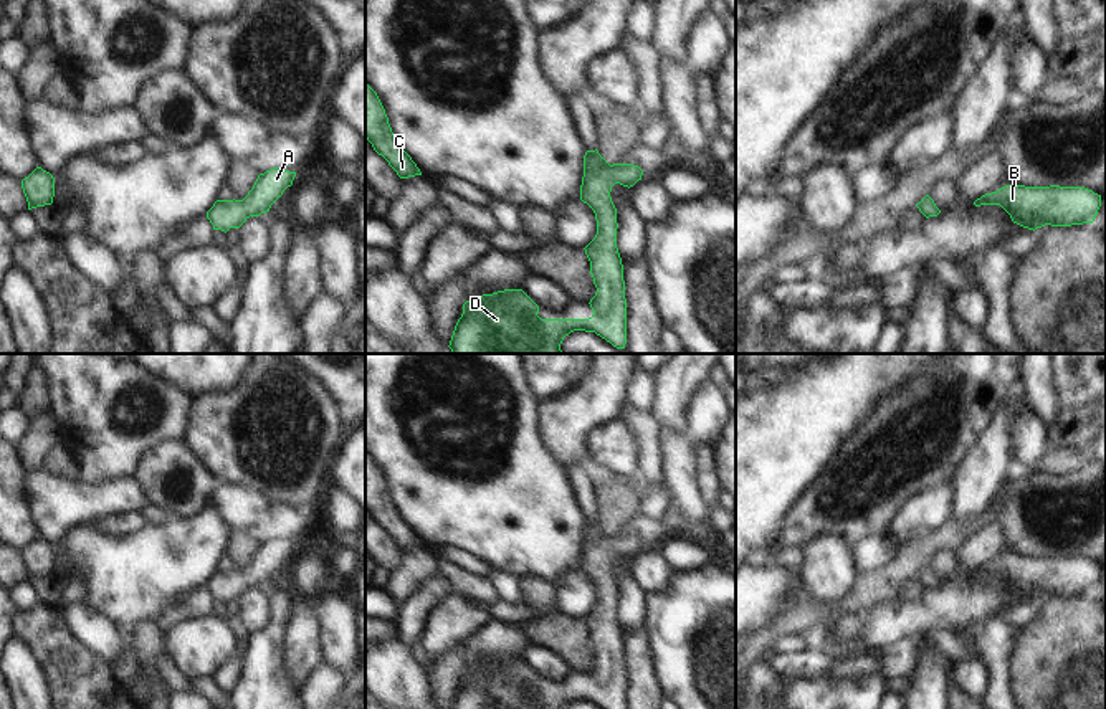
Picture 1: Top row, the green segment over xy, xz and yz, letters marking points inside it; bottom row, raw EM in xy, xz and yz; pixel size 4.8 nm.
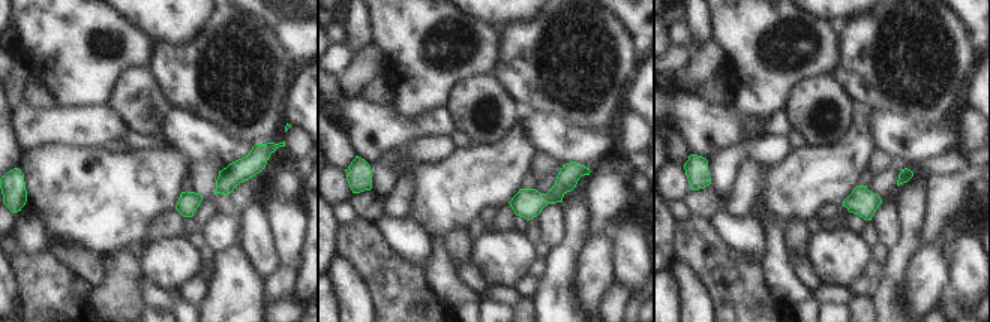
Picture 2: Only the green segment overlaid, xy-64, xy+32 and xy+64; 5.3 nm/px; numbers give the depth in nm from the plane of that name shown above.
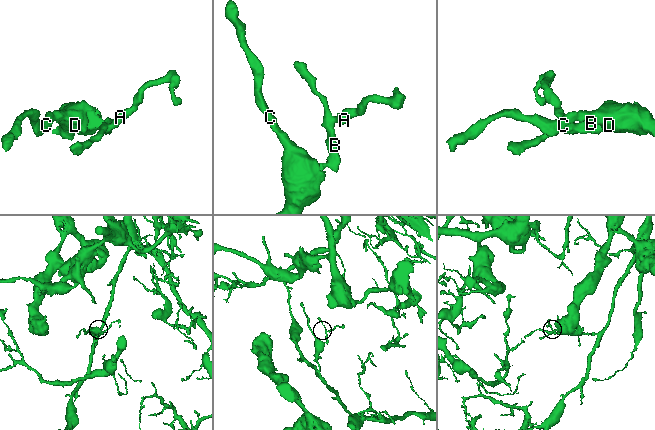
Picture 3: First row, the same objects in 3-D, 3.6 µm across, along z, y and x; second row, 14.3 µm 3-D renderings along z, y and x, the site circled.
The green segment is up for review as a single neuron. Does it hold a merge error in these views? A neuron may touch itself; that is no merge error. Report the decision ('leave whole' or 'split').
leave whole

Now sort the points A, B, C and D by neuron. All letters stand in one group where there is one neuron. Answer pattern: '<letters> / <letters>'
A B C D

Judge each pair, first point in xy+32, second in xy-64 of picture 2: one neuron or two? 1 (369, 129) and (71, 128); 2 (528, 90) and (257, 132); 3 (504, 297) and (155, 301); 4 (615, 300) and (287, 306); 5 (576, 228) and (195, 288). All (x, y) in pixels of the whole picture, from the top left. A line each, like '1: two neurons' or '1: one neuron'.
1: one neuron
2: one neuron
3: two neurons
4: two neurons
5: two neurons

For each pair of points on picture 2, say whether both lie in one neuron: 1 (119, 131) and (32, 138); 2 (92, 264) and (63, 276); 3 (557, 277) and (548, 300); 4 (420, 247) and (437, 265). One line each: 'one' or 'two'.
1: one
2: two
3: one
4: two

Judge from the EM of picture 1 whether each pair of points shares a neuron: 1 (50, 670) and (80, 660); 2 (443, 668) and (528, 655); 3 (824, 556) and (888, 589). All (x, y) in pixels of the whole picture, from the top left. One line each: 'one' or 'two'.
1: one
2: two
3: two

